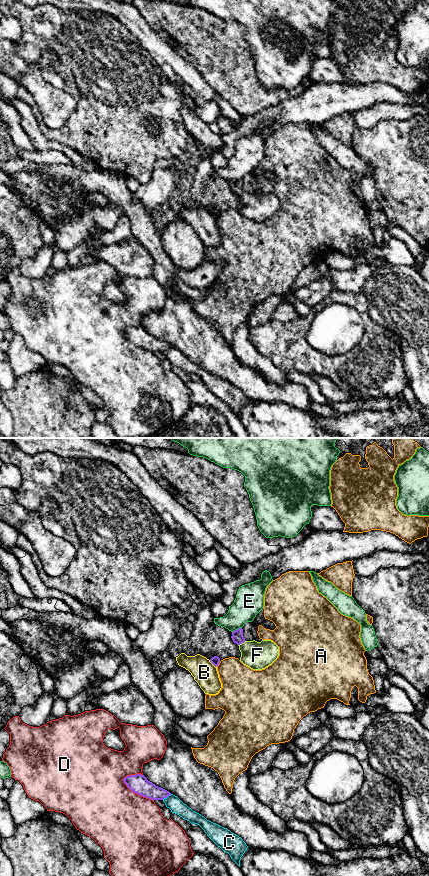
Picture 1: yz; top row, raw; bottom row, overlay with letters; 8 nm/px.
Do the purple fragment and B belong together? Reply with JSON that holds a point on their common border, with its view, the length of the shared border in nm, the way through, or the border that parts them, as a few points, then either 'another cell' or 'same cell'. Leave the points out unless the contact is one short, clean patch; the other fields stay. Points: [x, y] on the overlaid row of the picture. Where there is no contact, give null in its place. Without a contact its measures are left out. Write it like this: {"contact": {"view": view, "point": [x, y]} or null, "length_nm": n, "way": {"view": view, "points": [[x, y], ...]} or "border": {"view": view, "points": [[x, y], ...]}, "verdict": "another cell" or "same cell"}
{"contact": {"view": "yz", "point": [213, 664]}, "length_nm": 90, "border": {"view": "yz", "points": [[209, 660], [216, 667]]}, "verdict": "another cell"}

